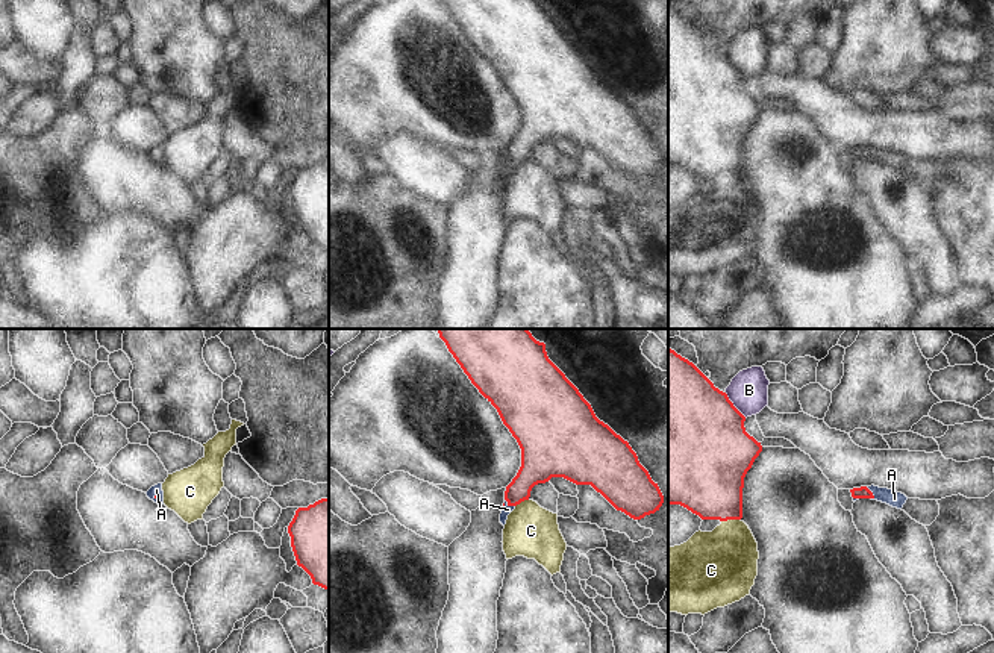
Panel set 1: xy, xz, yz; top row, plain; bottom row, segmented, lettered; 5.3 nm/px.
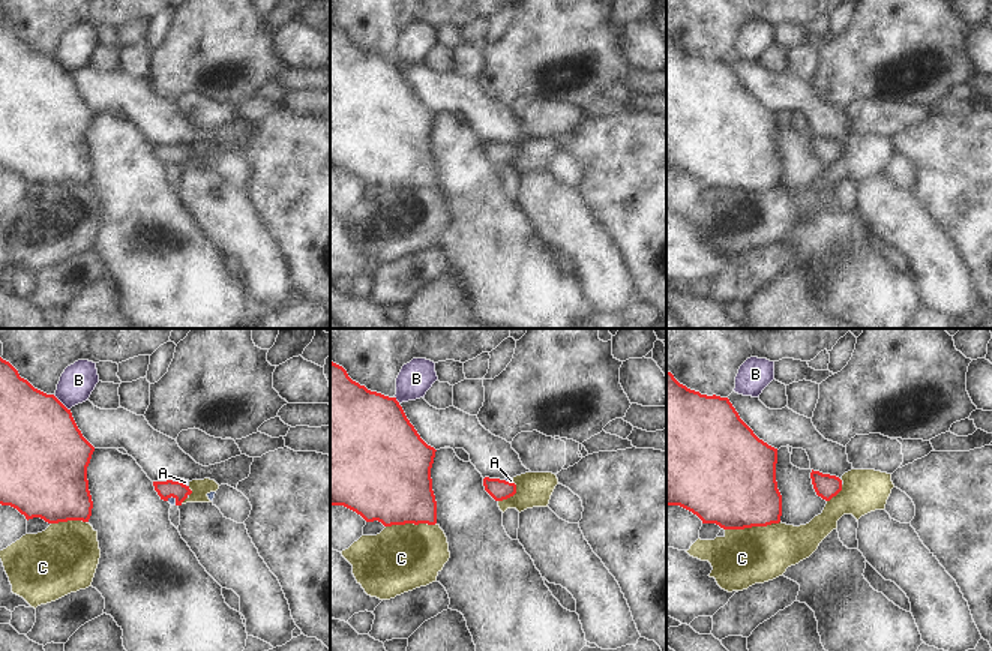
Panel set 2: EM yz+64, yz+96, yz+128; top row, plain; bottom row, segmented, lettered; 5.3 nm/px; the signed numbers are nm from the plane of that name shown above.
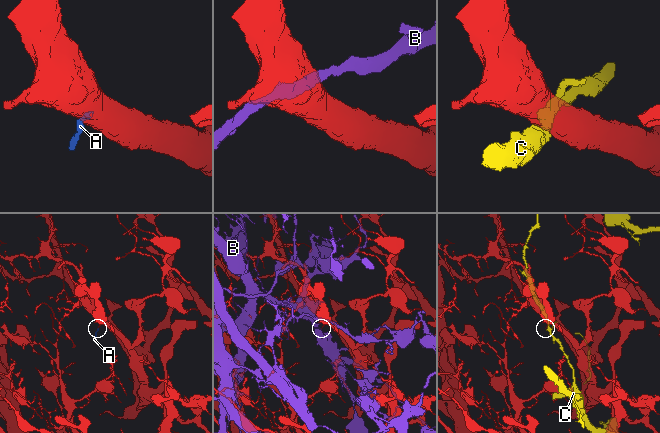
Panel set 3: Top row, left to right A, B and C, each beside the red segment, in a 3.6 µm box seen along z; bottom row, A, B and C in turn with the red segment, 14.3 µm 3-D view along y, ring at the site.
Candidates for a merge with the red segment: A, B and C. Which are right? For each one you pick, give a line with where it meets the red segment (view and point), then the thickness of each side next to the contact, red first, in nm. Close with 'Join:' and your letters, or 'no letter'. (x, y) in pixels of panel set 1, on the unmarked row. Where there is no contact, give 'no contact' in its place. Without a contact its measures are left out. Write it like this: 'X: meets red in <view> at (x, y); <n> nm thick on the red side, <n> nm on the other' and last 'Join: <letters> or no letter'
A: meets red in xz at (509, 165); 180 nm thick on the red side, 50 nm on the other
Join: A

